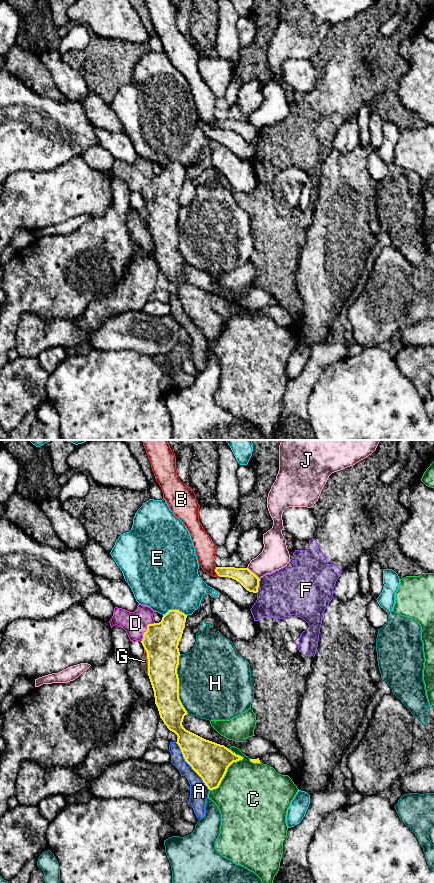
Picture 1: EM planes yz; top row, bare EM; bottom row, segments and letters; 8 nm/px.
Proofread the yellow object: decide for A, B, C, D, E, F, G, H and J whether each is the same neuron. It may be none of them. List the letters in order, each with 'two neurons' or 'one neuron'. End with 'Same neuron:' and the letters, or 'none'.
A: two neurons
B: two neurons
C: two neurons
D: one neuron
E: two neurons
F: two neurons
G: two neurons
H: two neurons
J: two neurons
Same neuron: D

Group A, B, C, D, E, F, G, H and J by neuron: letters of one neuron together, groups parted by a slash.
A / B / C / D / E / F / G / H / J

